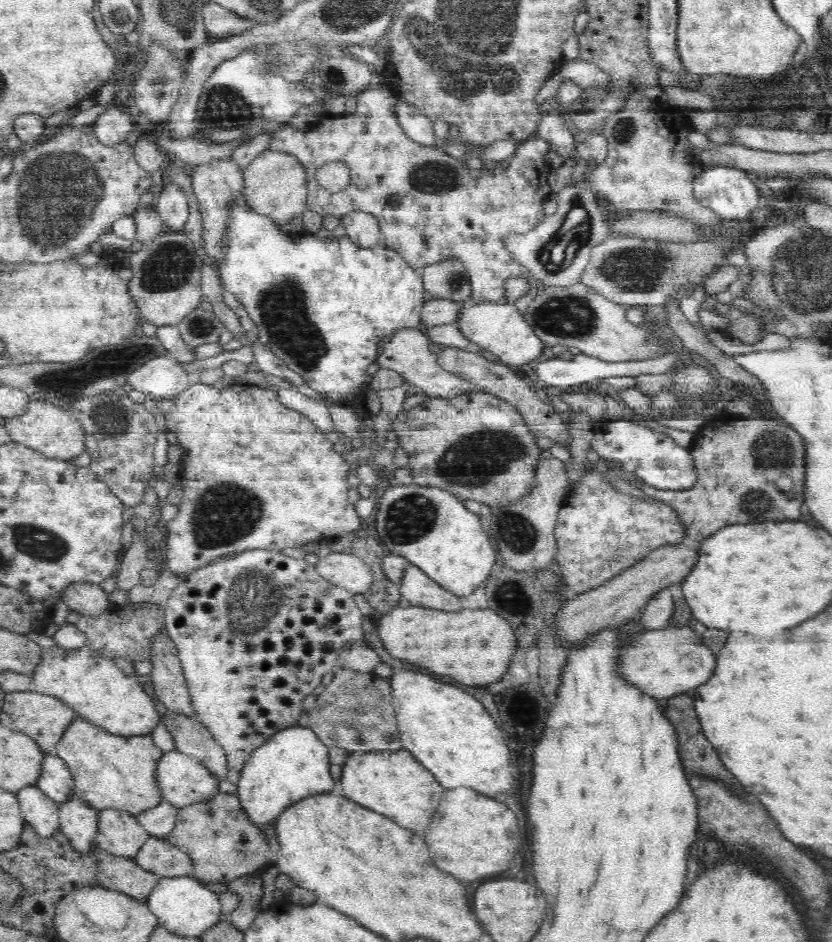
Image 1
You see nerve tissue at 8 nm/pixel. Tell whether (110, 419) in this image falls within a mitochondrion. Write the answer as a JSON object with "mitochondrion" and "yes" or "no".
{"mitochondrion":"yes"}

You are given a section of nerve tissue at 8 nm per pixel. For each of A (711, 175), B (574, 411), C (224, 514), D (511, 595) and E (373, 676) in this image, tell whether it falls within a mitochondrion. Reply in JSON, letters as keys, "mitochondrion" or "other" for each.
{"A":"other","B":"other","C":"mitochondrion","D":"mitochondrion","E":"other"}

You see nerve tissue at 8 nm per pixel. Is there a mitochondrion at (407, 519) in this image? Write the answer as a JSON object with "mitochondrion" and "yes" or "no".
{"mitochondrion":"yes"}

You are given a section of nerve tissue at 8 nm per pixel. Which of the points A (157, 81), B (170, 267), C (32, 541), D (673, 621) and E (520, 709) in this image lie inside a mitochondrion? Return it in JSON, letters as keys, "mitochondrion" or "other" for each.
{"A":"mitochondrion","B":"mitochondrion","C":"mitochondrion","D":"other","E":"other"}

